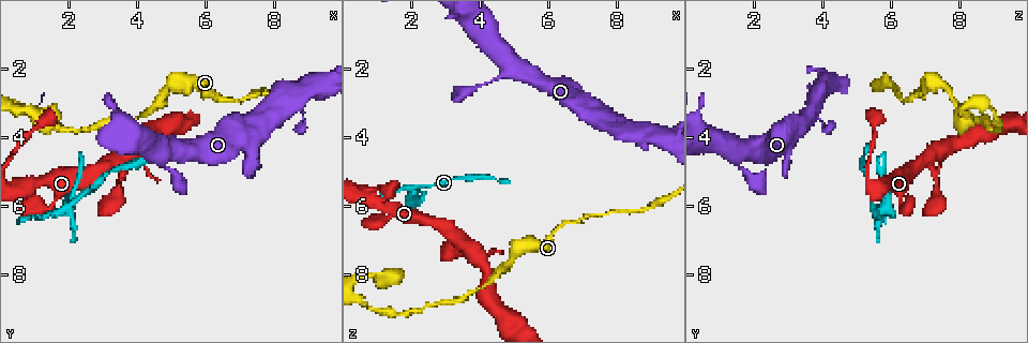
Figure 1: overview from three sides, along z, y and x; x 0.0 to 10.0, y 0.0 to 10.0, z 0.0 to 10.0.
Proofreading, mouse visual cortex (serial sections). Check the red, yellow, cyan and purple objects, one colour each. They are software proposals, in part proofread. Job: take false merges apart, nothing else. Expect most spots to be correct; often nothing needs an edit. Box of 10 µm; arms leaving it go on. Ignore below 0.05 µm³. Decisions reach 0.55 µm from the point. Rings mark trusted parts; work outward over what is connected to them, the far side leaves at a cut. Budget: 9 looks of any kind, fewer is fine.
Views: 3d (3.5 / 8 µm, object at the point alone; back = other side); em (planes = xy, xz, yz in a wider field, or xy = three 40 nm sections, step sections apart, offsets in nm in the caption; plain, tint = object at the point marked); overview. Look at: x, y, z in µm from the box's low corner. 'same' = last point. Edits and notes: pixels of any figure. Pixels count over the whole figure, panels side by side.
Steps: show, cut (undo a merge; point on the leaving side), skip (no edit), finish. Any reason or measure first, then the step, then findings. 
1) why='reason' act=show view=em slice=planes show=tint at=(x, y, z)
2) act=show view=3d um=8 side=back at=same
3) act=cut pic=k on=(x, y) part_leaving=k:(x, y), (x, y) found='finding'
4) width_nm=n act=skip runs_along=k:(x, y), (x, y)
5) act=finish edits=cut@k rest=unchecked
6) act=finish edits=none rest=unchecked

why='abrupt turn' act=show view=3d um=8 at=(2.10, 6.10, 5.60)

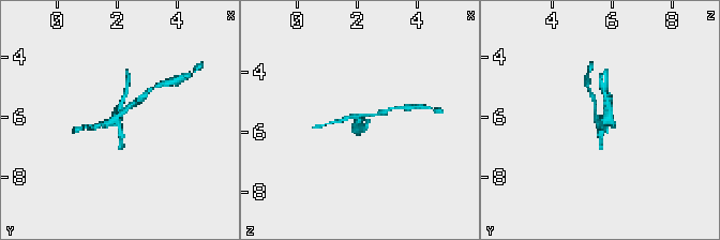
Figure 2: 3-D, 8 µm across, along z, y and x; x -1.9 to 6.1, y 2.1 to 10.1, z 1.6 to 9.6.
why='zoom in' act=show view=3d um=3.5 at=same

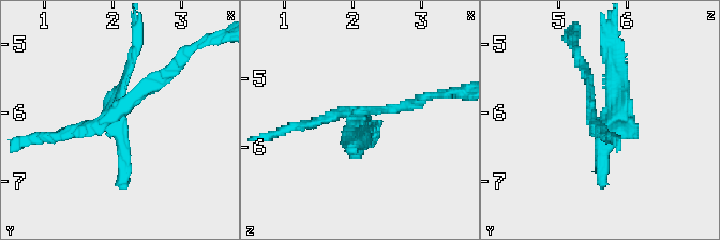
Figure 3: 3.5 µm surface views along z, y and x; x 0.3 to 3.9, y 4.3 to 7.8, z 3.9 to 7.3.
act=show view=em slice=xy step=5 show=tint at=(2.05, 6.20, 5.65)

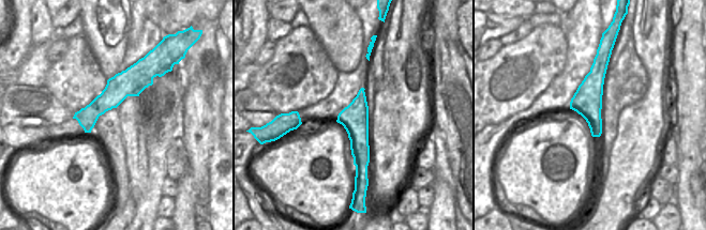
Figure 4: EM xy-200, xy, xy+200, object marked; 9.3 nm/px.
width_nm=260 act=cut pic=3 on=(633, 128) part_leaving=3:(606, 124), (620, 111), (606, 42) found='two cells meet here'

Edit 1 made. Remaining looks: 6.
why='two arms in line, one across' act=show view=3d um=3.5 at=(3.50, 4.75, 7.00)

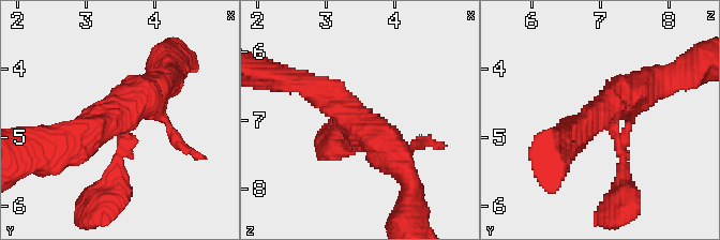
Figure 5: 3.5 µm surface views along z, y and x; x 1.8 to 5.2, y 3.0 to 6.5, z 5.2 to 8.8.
arms=3 arm_widths_nm=150,400,500 why='now the EM' act=show view=em slice=xy step=2 show=plain at=(3.45, 4.70, 7.00)

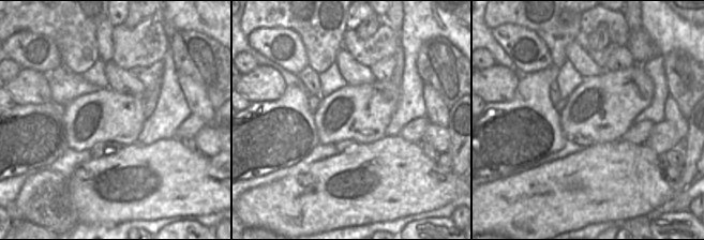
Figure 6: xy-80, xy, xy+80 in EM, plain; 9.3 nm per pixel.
act=show view=em slice=xy step=2 show=tint at=same

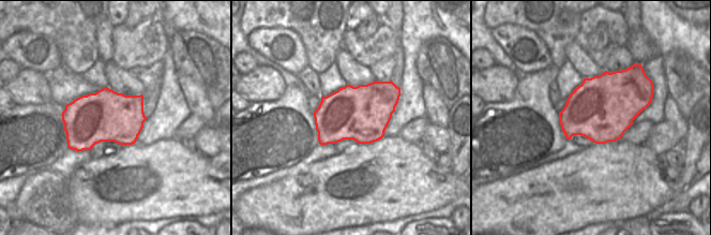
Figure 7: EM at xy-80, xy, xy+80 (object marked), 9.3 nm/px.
act=skip runs_along=5:(299, 83), (329, 99), (401, 165) found='continuous, no second cell'

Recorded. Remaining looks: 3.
why='a fork' act=show view=3d um=3.5 at=(8.40, 3.00, 3.75)

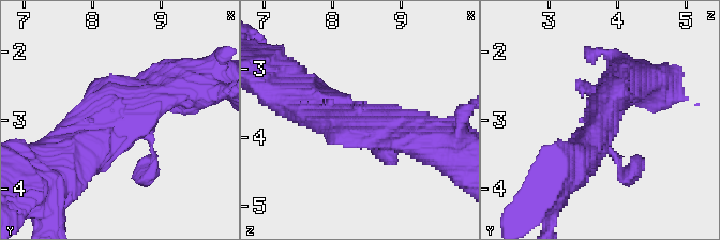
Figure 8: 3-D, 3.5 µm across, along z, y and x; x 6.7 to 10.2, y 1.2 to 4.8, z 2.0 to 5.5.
why='now the EM' act=show view=em slice=xy step=3 show=tint at=(8.40, 3.05, 3.75)

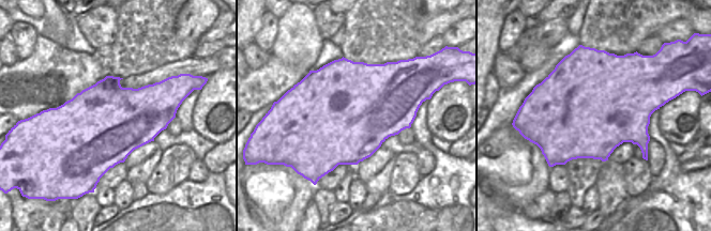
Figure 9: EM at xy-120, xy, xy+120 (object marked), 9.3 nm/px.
act=show view=em slice=planes show=tint at=same

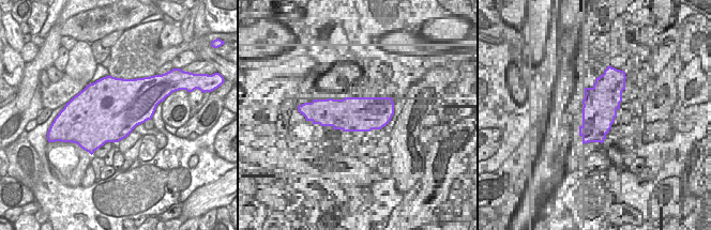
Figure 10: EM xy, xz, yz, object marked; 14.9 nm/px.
act=skip runs_along=8:(62, 159), (177, 90) found='one cell here'

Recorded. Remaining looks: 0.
act=finish edits=cut@3 rest=unchecked

